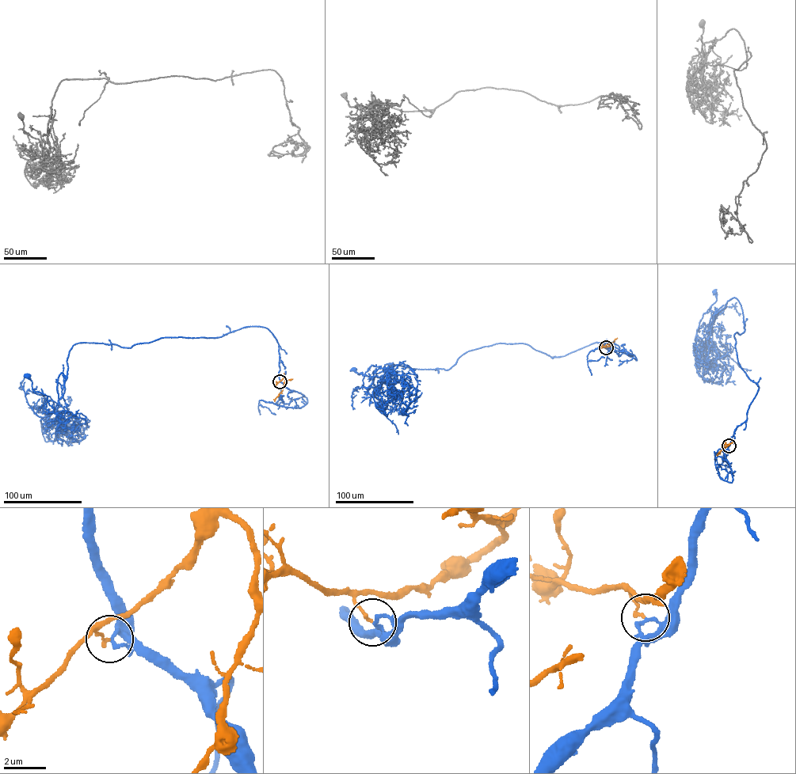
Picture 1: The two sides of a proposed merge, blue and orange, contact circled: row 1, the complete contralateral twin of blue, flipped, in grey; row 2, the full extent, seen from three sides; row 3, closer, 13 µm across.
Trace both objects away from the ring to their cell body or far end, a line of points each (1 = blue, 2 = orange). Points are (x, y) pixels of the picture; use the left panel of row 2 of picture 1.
1: (279, 381), (279, 343), (255, 326), (130, 347), (74, 344), (56, 411), (28, 377)
2: (279, 381), (284, 377), (282, 391), (273, 399)

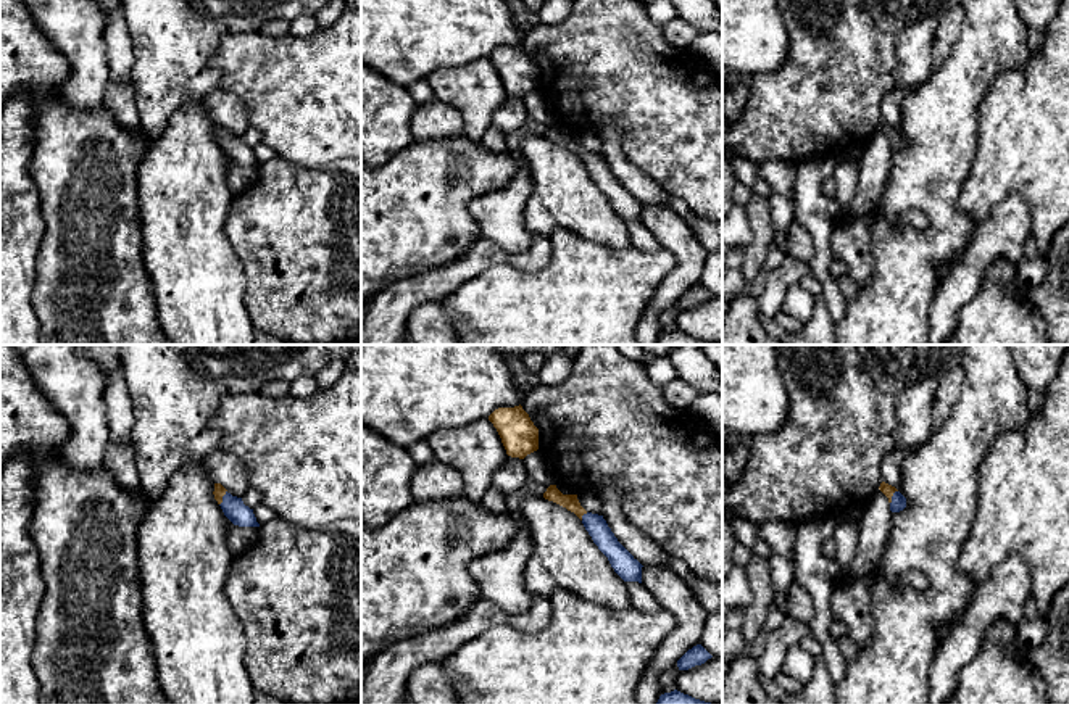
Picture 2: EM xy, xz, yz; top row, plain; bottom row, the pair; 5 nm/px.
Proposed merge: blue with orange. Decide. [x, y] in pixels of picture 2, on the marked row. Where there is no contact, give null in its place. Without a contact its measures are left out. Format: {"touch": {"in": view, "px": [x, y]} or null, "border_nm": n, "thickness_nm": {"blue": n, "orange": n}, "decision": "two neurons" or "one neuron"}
{"touch": {"in": "xy", "px": [223, 498]}, "border_nm": 90, "thickness_nm": {"blue": 110, "orange": 60}, "decision": "two neurons"}

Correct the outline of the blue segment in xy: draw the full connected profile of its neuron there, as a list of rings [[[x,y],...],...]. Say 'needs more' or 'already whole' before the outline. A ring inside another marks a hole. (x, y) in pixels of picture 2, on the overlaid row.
already whole | [[[226,491],[223,503],[219,504],[224,516],[239,527],[260,527],[253,509],[243,504],[242,498],[232,496]]]

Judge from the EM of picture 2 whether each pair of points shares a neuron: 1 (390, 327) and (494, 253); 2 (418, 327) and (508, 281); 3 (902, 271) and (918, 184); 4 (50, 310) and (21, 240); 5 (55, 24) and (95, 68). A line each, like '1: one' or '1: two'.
1: one
2: two
3: one
4: two
5: one

